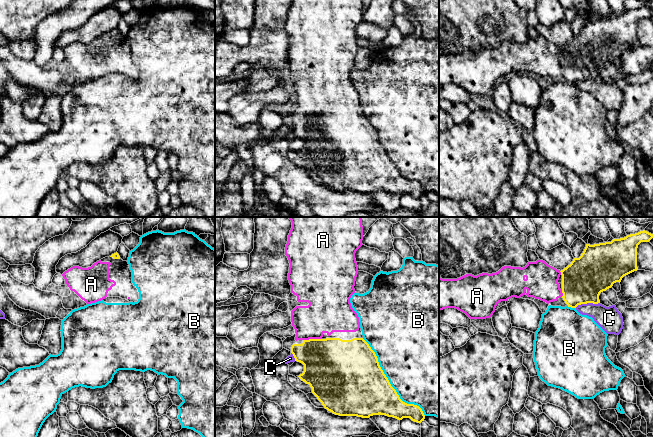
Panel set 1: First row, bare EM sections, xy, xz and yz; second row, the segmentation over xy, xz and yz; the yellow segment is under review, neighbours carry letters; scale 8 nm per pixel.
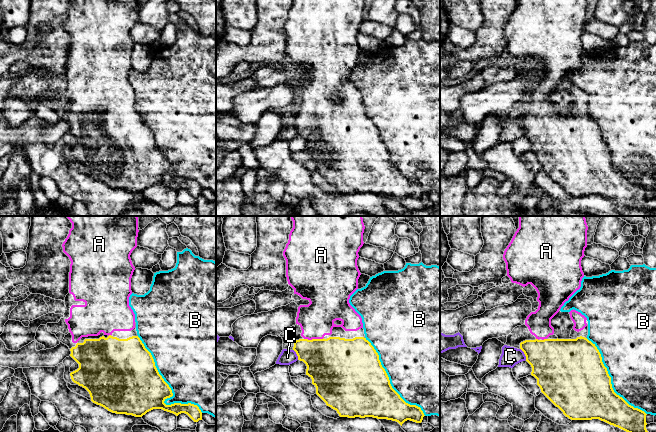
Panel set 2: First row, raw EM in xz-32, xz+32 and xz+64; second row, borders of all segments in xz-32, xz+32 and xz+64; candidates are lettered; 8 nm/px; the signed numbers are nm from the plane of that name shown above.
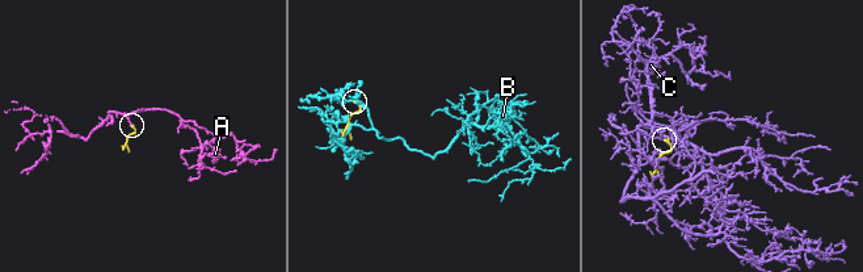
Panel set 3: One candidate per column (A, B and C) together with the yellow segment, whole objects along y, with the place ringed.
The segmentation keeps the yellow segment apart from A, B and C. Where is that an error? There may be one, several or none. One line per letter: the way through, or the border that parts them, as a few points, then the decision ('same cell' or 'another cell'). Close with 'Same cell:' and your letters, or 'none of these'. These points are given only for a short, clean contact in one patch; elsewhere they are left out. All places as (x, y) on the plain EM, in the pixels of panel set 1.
A: across xz (329, 140), (313, 124), (311, 115), (311, 104), (326, 89) | same cell
B: another cell
C: another cell
Same cell: A

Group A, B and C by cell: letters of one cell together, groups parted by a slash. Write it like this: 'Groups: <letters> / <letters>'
Groups: A / B / C

